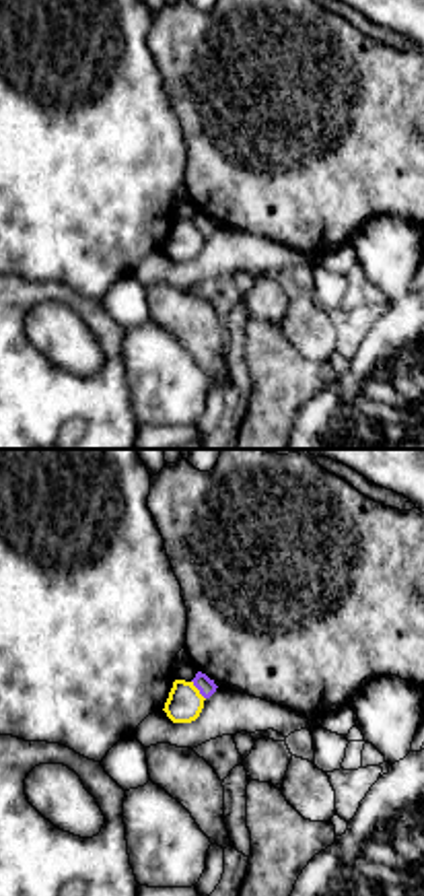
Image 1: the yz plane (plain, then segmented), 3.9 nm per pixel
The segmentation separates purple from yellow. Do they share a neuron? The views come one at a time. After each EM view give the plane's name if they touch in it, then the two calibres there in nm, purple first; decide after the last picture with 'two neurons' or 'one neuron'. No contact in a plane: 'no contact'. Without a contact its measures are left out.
contact in yz; calibres 70 and 140 nm

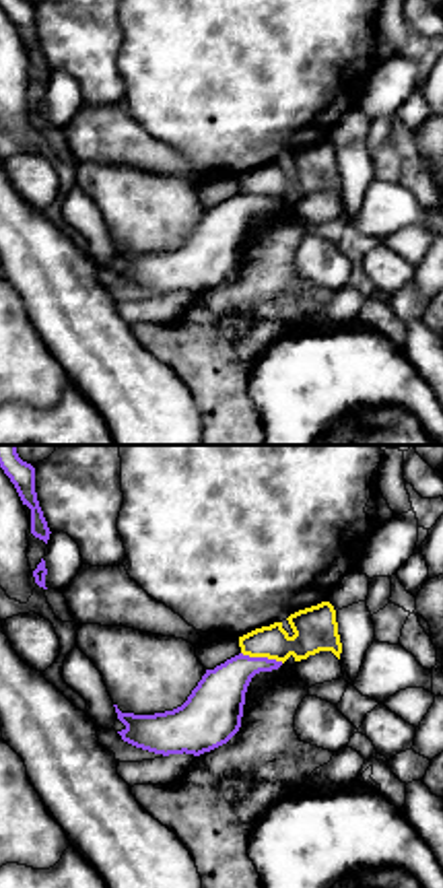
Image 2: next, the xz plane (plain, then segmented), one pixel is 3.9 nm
contact in xz; calibres 200 and 170 nm

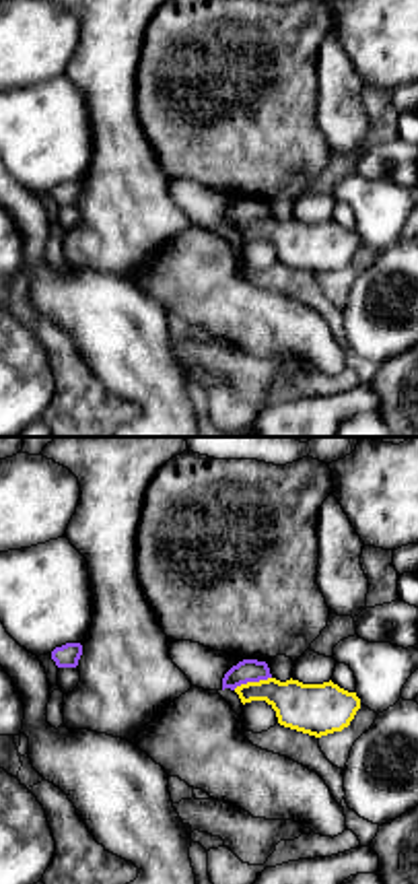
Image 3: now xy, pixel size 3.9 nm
contact in xy; calibres 100 and 190 nm

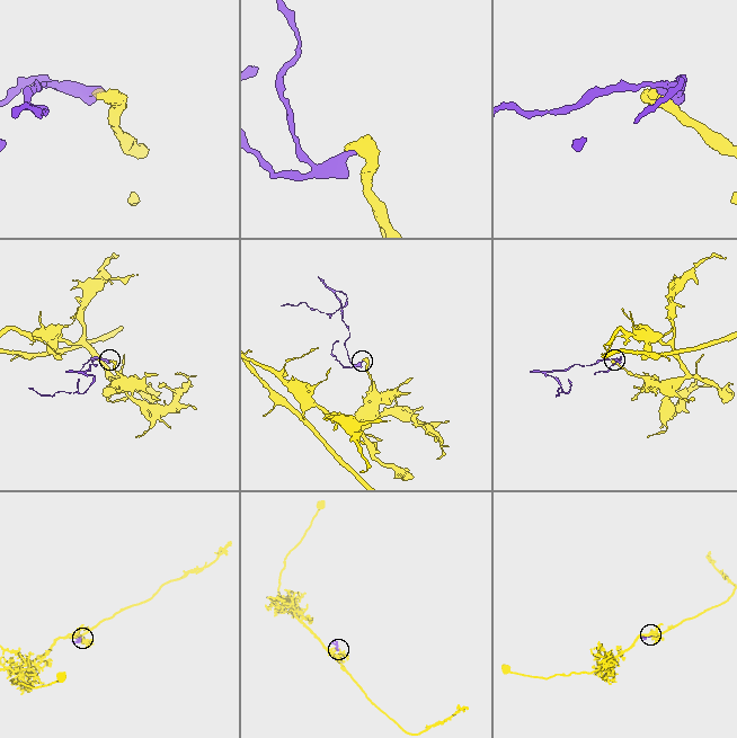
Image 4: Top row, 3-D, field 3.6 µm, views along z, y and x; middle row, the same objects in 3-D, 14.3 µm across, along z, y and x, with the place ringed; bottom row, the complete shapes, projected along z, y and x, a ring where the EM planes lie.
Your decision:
two neurons

